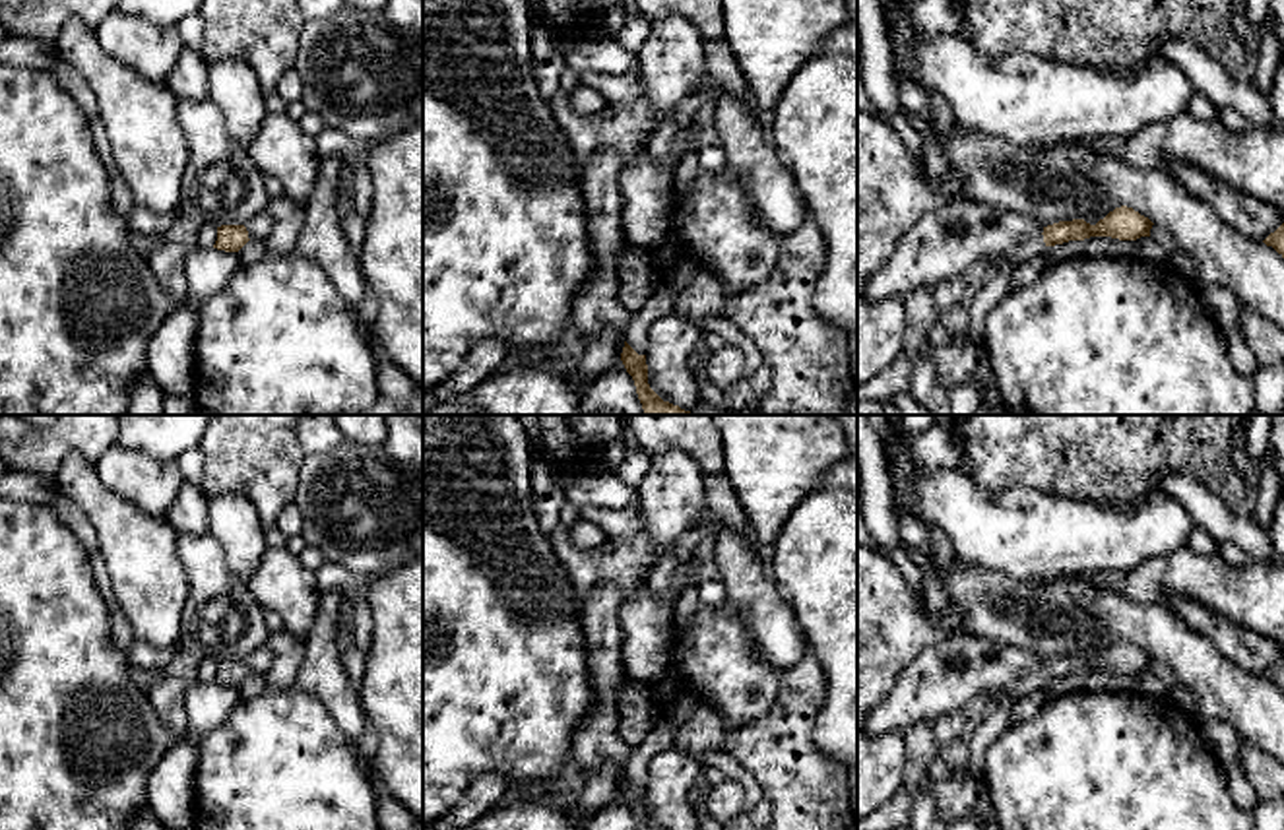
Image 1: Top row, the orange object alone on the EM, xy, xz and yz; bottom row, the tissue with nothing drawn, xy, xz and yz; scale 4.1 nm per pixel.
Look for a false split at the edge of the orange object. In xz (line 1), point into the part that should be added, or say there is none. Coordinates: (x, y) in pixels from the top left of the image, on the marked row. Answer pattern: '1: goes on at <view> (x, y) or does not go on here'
1: does not go on here

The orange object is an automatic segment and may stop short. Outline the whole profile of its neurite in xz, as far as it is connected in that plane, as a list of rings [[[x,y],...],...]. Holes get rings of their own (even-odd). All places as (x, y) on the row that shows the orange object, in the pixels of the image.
[[[626,341],[621,353],[621,361],[626,372],[632,376],[638,399],[642,403],[644,415],[690,415],[690,411],[681,409],[669,401],[663,401],[648,384],[648,365],[646,355],[638,355]]]

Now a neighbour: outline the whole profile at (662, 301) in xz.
[[[661,283],[652,293],[652,297],[646,301],[646,304],[638,312],[632,314],[632,318],[625,330],[625,341],[638,355],[646,355],[650,326],[658,318],[673,312],[677,295],[679,295],[677,289],[673,289],[669,283]]]

